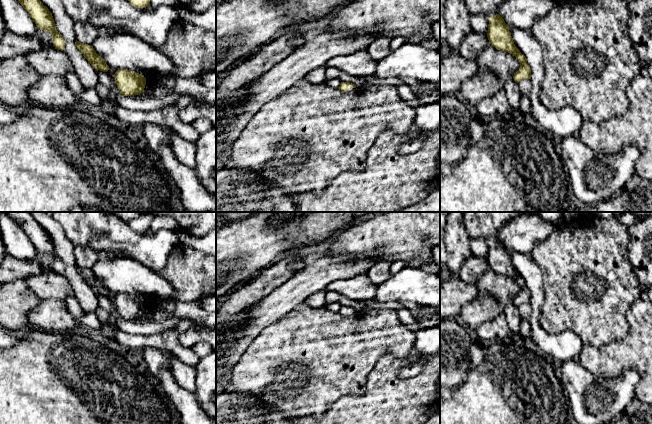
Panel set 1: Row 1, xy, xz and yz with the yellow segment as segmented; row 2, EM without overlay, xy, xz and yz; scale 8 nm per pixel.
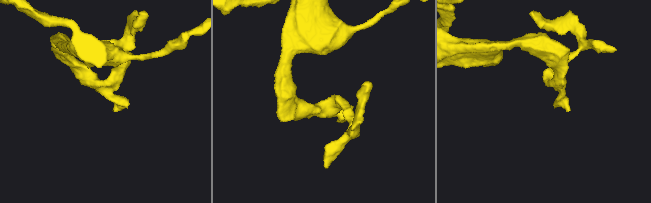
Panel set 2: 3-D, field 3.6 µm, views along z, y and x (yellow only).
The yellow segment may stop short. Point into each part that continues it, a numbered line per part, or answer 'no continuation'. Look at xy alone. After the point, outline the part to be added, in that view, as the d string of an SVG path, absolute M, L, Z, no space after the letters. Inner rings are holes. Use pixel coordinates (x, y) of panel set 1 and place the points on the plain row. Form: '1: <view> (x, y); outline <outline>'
no continuation

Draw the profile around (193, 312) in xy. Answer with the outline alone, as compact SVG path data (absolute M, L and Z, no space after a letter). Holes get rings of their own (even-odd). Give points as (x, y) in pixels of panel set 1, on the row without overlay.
M202 296L192 302L174 300L159 301L155 306L146 306L143 318L156 322L170 319L187 321L192 327L216 328L216 312L207 312L202 307Z

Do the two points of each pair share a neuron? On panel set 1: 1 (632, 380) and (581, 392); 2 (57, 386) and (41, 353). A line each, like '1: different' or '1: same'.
1: same
2: same

